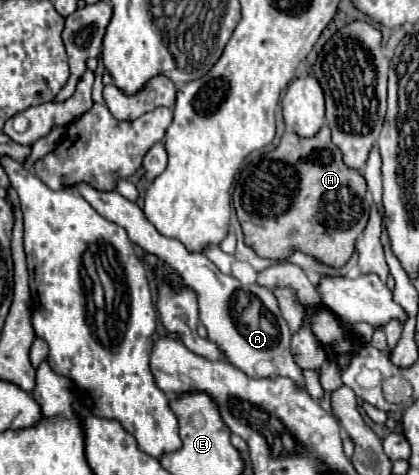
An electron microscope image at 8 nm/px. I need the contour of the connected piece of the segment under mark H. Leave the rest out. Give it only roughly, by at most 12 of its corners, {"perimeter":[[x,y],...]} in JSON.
{"perimeter":[[328,125],[286,131],[244,167],[246,243],[332,267],[370,215],[366,179]]}

